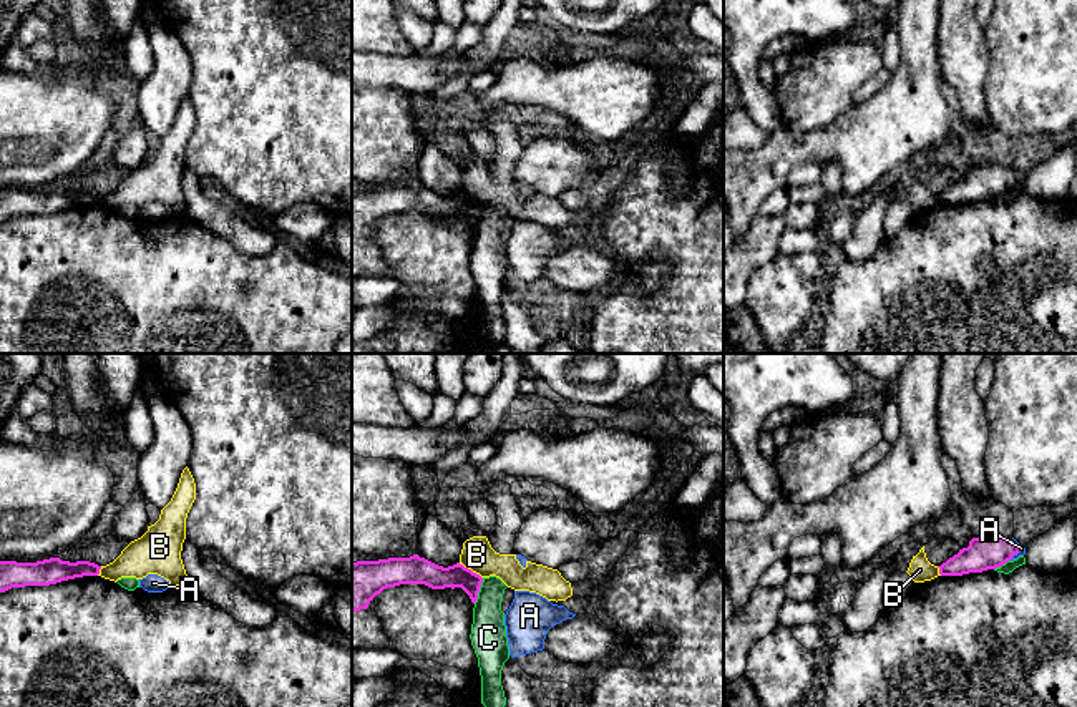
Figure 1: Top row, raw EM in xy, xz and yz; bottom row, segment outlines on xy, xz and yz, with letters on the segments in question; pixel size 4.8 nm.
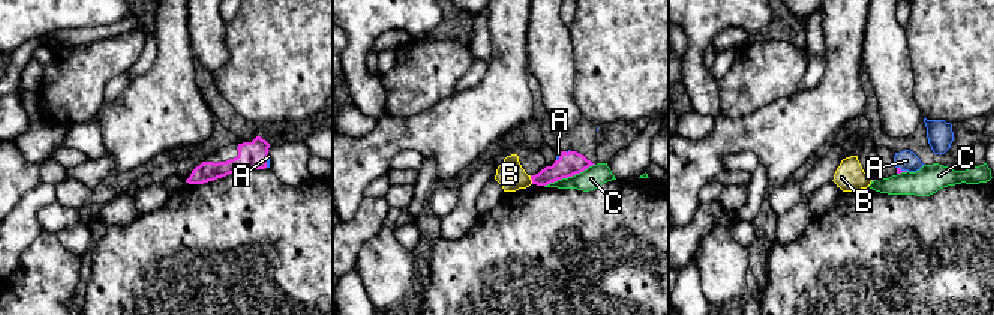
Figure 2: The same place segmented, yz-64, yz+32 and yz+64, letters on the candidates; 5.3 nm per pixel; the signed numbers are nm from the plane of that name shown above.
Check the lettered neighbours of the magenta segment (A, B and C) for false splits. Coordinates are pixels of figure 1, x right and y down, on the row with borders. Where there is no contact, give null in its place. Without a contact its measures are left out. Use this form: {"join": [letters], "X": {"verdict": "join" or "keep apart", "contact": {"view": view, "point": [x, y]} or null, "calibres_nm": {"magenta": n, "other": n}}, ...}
{"join": ["A"], "A": {"verdict": "join", "contact": {"view": "yz", "point": [1018, 550]}, "calibres_nm": {"magenta": 160, "other": 30}}, "B": {"verdict": "keep apart", "contact": {"view": "xz", "point": [470, 570]}, "calibres_nm": {"magenta": 130, "other": 160}}, "C": {"verdict": "keep apart", "contact": {"view": "xz", "point": [478, 591]}, "calibres_nm": {"magenta": 120, "other": 180}}}

